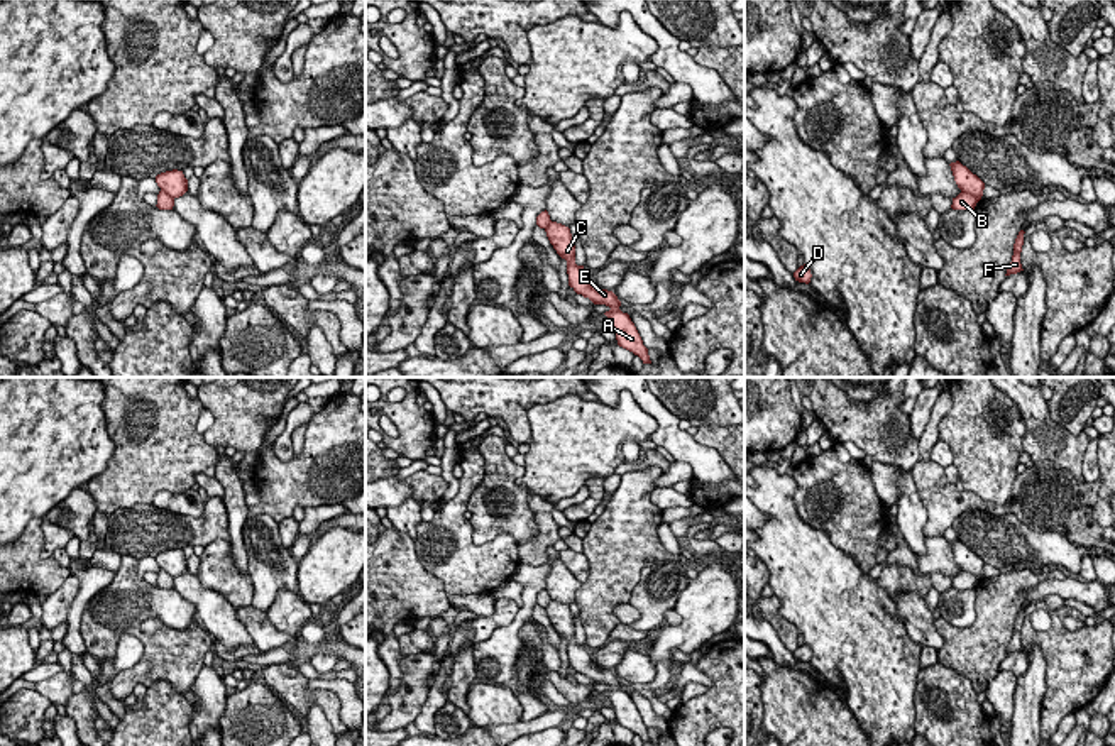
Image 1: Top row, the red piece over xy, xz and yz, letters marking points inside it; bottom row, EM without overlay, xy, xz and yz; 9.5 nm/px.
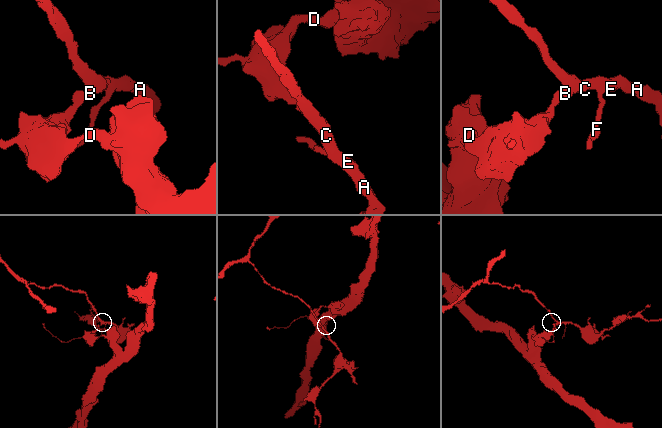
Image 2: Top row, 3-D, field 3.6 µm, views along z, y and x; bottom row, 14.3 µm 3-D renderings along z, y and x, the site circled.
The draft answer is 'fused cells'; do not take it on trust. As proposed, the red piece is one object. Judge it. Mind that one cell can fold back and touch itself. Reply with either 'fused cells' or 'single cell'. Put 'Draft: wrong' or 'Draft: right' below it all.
fused cells
Draft: right

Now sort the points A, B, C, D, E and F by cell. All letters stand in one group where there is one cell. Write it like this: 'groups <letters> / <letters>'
groups A C E F / B D

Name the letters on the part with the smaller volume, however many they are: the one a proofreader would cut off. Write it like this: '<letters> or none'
A, C, E, F

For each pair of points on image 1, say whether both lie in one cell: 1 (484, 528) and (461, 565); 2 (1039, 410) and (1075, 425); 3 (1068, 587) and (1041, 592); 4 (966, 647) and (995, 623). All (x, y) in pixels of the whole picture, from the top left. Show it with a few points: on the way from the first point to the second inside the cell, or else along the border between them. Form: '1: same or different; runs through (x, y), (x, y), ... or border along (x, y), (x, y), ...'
1: different; border along (467, 520), (476, 543), (501, 533), (513, 538)
2: different; border along (1046, 401), (1058, 425), (1075, 435), (1083, 432)
3: same; runs through (1061, 587), (1048, 587)
4: same; runs through (973, 645), (988, 630)

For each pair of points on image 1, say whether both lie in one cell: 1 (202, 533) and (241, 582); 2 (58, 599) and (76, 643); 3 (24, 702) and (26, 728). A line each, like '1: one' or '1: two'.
1: two
2: two
3: one

